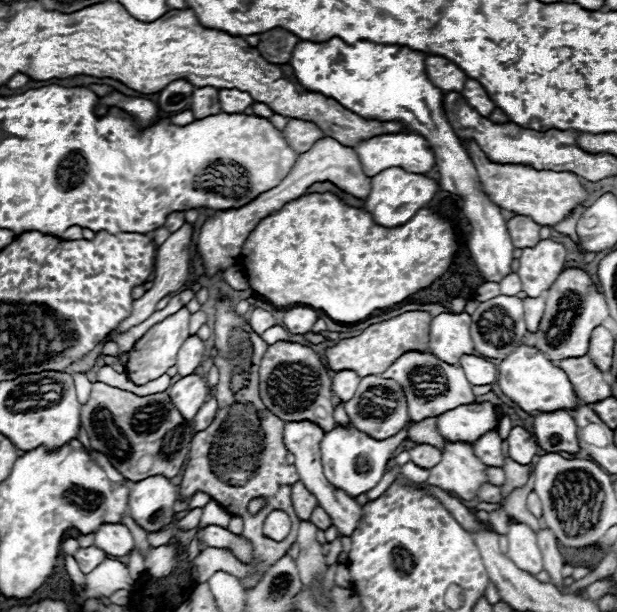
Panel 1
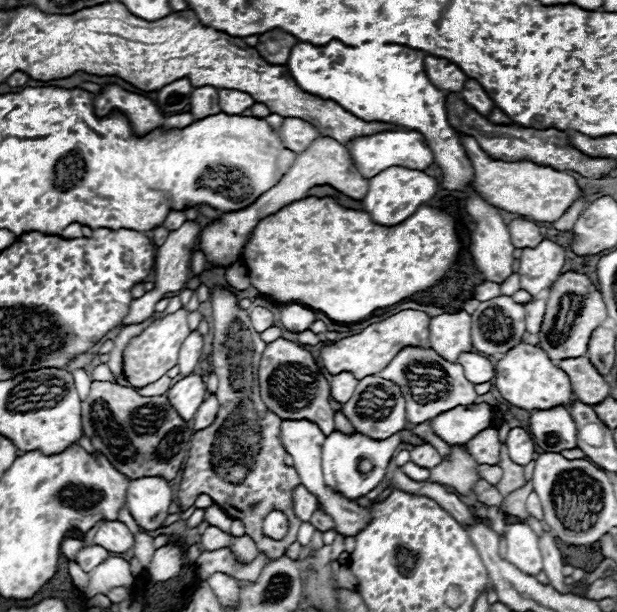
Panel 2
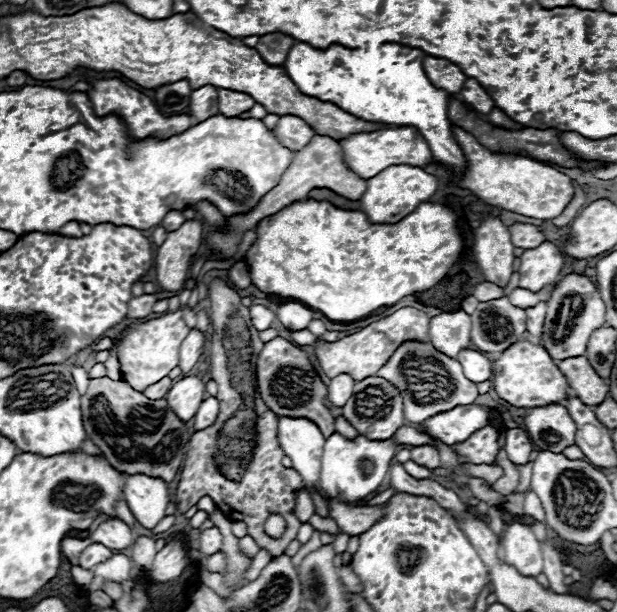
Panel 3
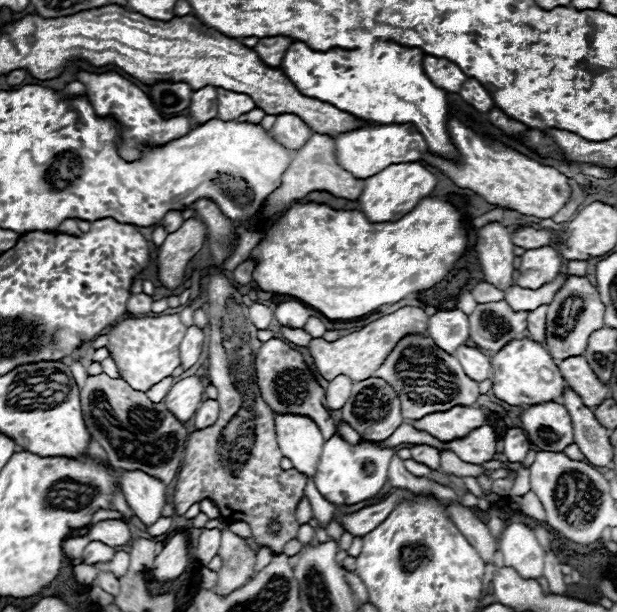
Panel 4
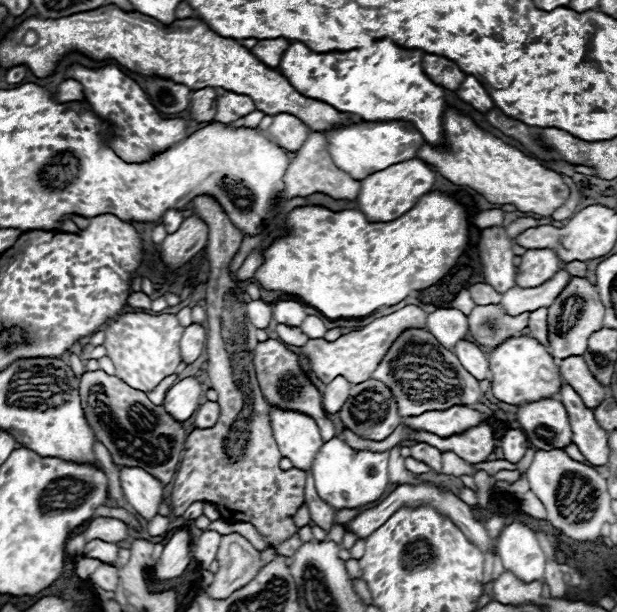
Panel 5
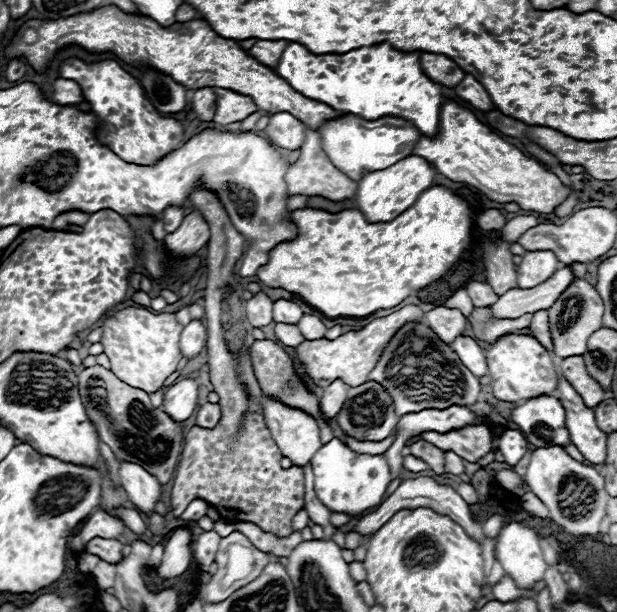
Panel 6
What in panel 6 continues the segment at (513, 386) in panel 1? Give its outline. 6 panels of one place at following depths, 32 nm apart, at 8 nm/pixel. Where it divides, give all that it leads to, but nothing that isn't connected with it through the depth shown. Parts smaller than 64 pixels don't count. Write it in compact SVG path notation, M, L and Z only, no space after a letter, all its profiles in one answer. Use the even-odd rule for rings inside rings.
M508 334L506 338L500 338L494 346L488 346L484 354L488 360L490 378L492 378L490 386L498 400L516 404L520 400L550 396L558 386L558 370L552 362L552 356L536 338L530 338L526 334L520 334L520 336Z

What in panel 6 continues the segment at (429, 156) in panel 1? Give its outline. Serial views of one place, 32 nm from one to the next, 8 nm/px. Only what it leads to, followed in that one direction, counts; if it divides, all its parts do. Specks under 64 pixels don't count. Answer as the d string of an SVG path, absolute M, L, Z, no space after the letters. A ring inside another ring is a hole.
M346 114L340 120L332 120L318 130L326 146L326 154L338 170L346 170L350 178L364 178L370 170L382 170L382 166L392 166L402 158L414 154L414 146L420 140L418 128L402 118L380 118L380 120L362 120L360 116Z

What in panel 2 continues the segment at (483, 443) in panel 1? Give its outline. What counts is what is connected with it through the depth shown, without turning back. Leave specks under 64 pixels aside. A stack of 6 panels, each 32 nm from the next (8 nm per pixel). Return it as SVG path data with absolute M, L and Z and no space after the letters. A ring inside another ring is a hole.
M488 428L482 434L478 434L476 438L472 438L470 442L466 442L470 454L480 462L480 464L490 464L496 466L500 464L500 438L498 438L498 430L496 428Z

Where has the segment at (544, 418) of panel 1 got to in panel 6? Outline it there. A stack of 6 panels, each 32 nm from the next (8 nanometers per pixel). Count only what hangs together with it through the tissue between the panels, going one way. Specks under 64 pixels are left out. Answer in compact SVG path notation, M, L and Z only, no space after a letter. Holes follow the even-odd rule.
M540 396L518 404L512 412L512 420L536 448L566 446L570 442L564 406L552 396Z

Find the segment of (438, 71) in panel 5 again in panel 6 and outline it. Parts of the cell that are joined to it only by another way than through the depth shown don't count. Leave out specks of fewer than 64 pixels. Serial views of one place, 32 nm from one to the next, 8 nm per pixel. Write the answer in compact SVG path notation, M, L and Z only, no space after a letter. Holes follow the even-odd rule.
M424 52L420 58L420 66L432 82L448 86L448 88L456 88L458 82L462 82L462 78L466 76L464 70L454 60L446 58L442 54Z

